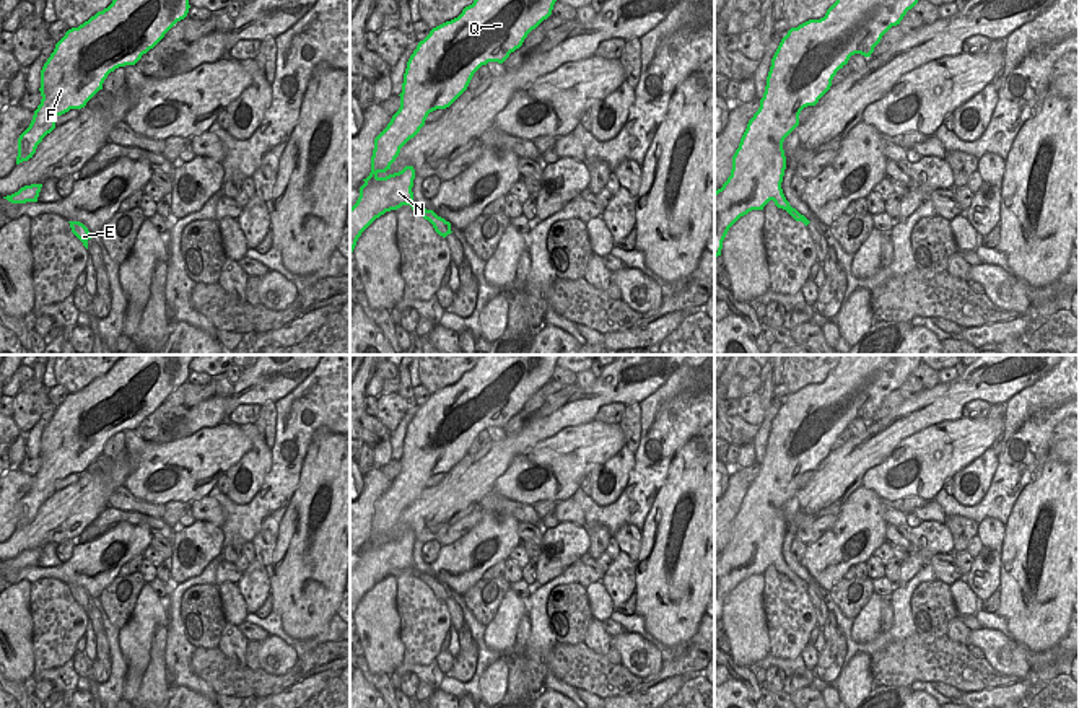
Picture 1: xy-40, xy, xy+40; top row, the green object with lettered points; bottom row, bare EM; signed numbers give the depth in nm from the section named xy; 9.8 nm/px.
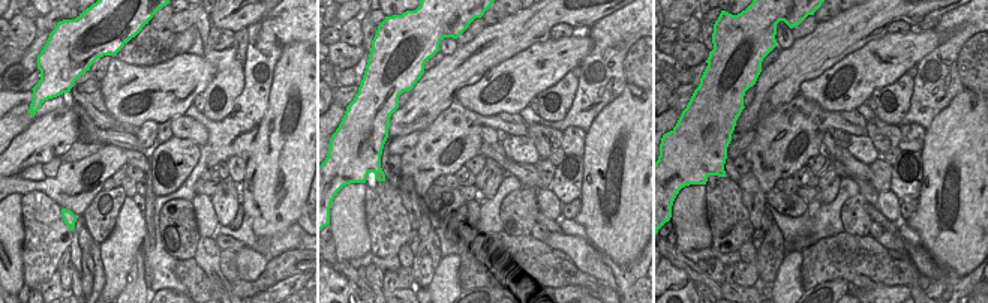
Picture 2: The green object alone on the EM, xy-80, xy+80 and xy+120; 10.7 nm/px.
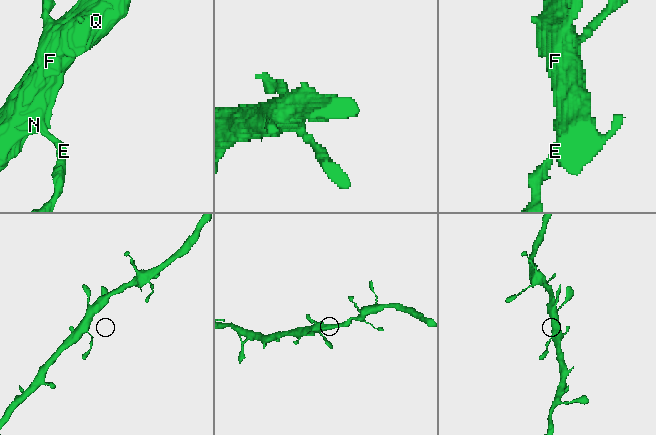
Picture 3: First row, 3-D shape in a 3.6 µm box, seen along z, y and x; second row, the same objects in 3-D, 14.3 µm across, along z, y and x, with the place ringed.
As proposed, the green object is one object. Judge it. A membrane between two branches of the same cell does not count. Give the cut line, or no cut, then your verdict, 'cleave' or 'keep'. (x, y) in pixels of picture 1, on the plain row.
no cut | keep

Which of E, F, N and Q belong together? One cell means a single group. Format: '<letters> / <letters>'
E F N Q

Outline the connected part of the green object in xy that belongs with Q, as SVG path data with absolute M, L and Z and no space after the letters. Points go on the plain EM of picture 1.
M482 355L457 382L433 392L418 407L404 438L402 457L399 459L400 472L387 492L374 503L371 537L363 544L360 562L350 573L350 617L353 617L361 597L376 583L402 570L410 570L413 576L428 584L439 601L446 602L452 597L449 586L413 566L413 531L405 531L386 542L378 539L391 534L400 513L420 496L430 477L449 472L467 454L474 438L482 430L488 426L503 428L511 417L519 413L527 399L552 379L557 360L558 355Z

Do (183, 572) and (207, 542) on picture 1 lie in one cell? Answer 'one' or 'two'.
one

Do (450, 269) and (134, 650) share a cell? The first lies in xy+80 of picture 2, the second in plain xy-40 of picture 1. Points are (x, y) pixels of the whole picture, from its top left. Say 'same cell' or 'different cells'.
different cells

